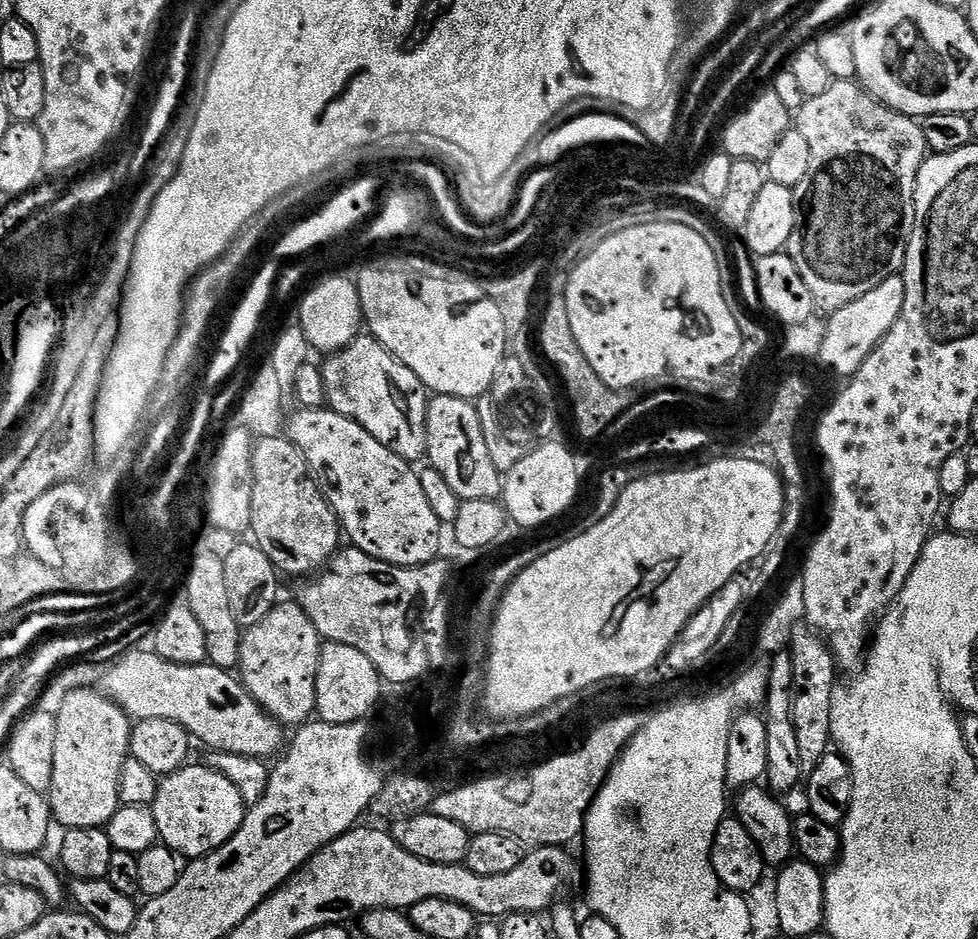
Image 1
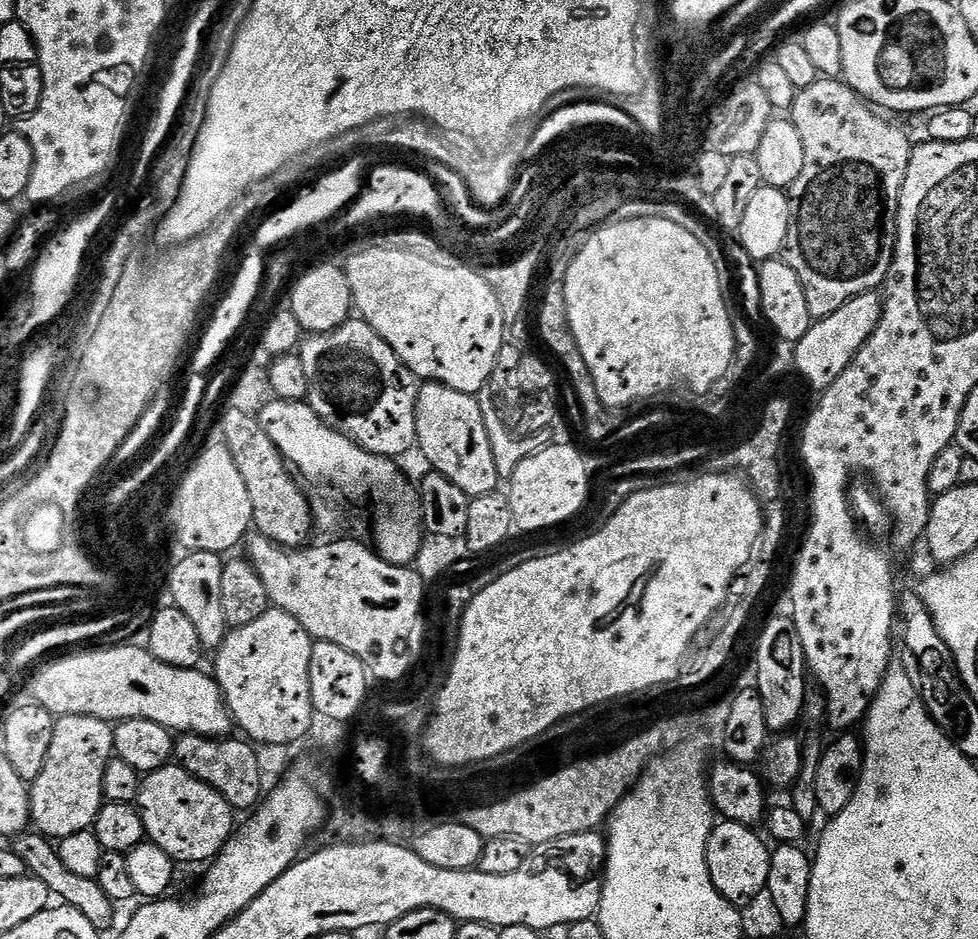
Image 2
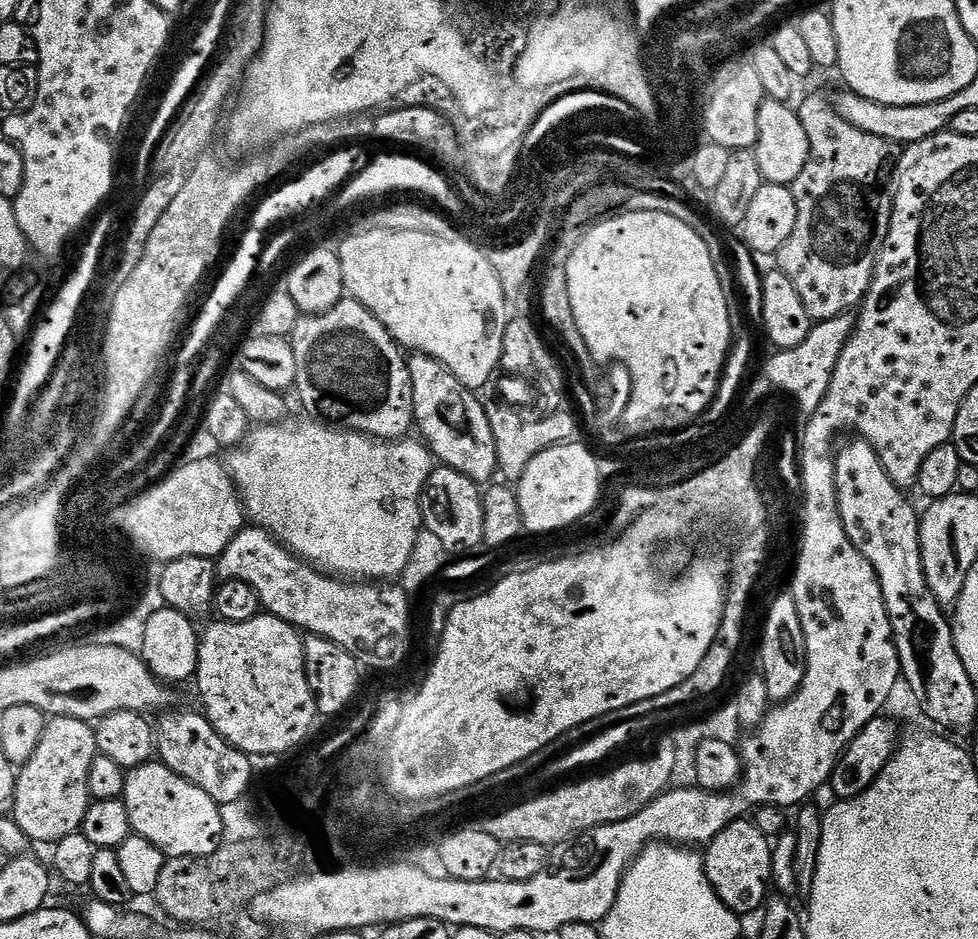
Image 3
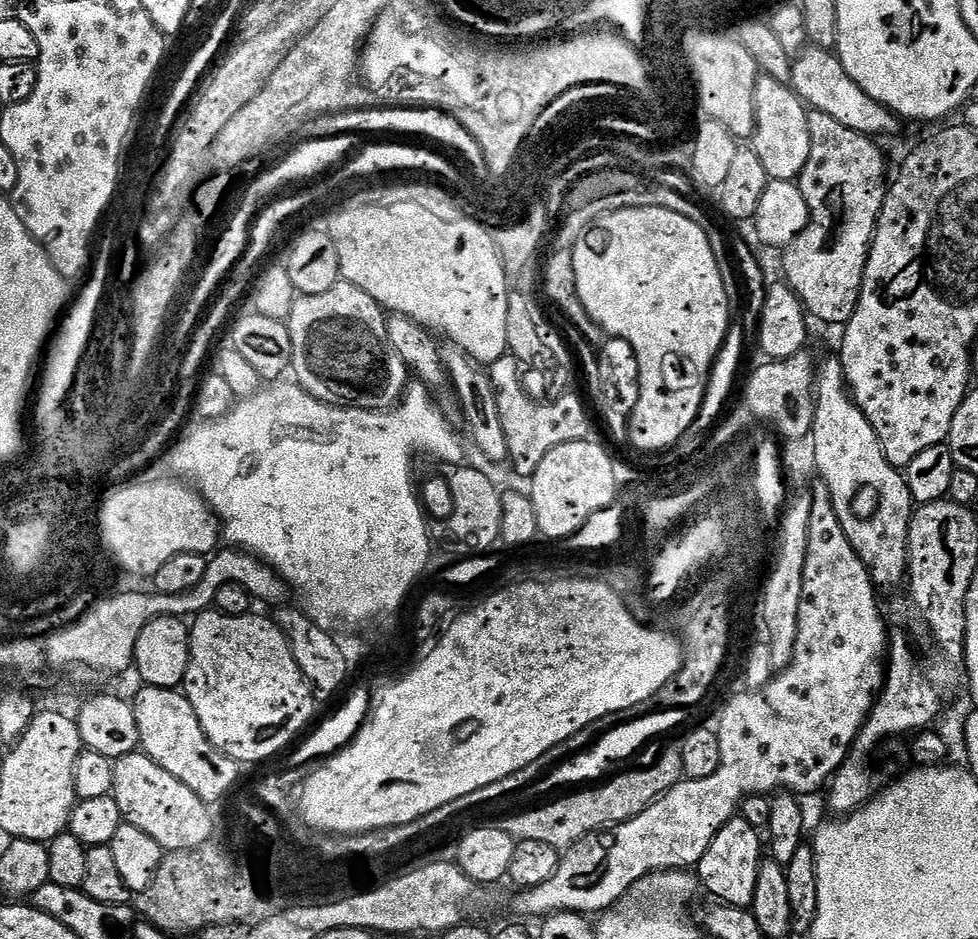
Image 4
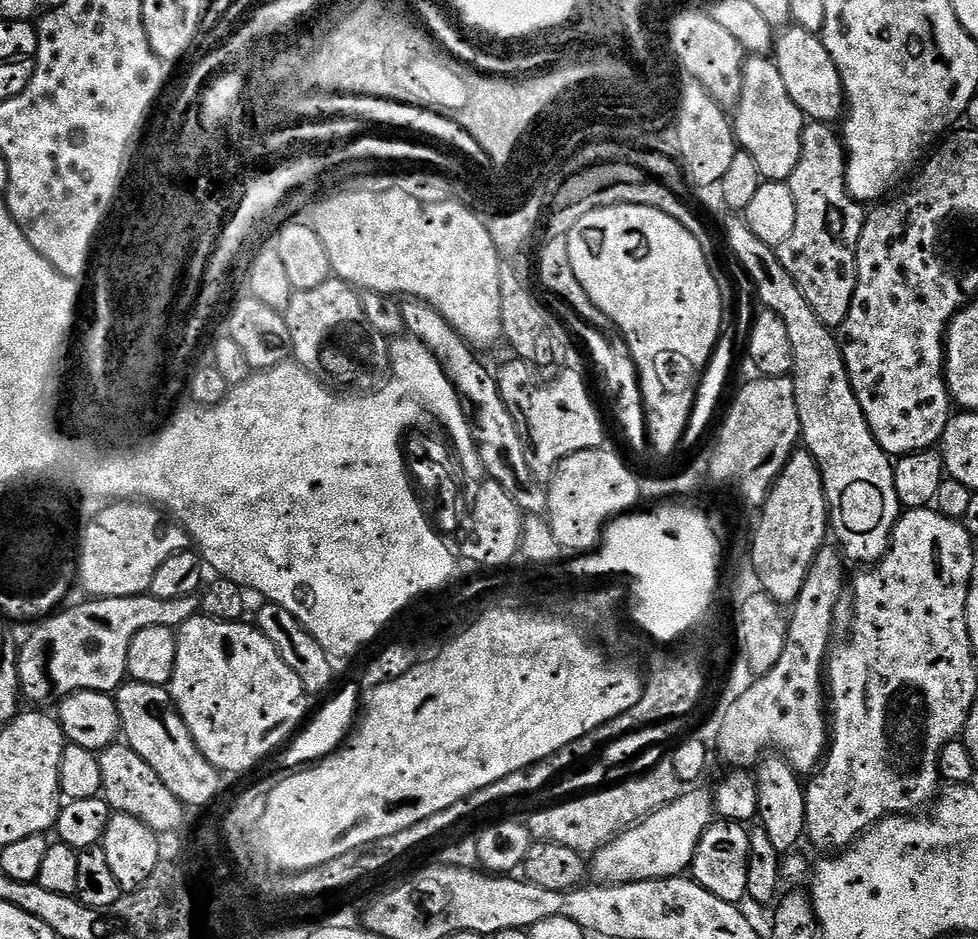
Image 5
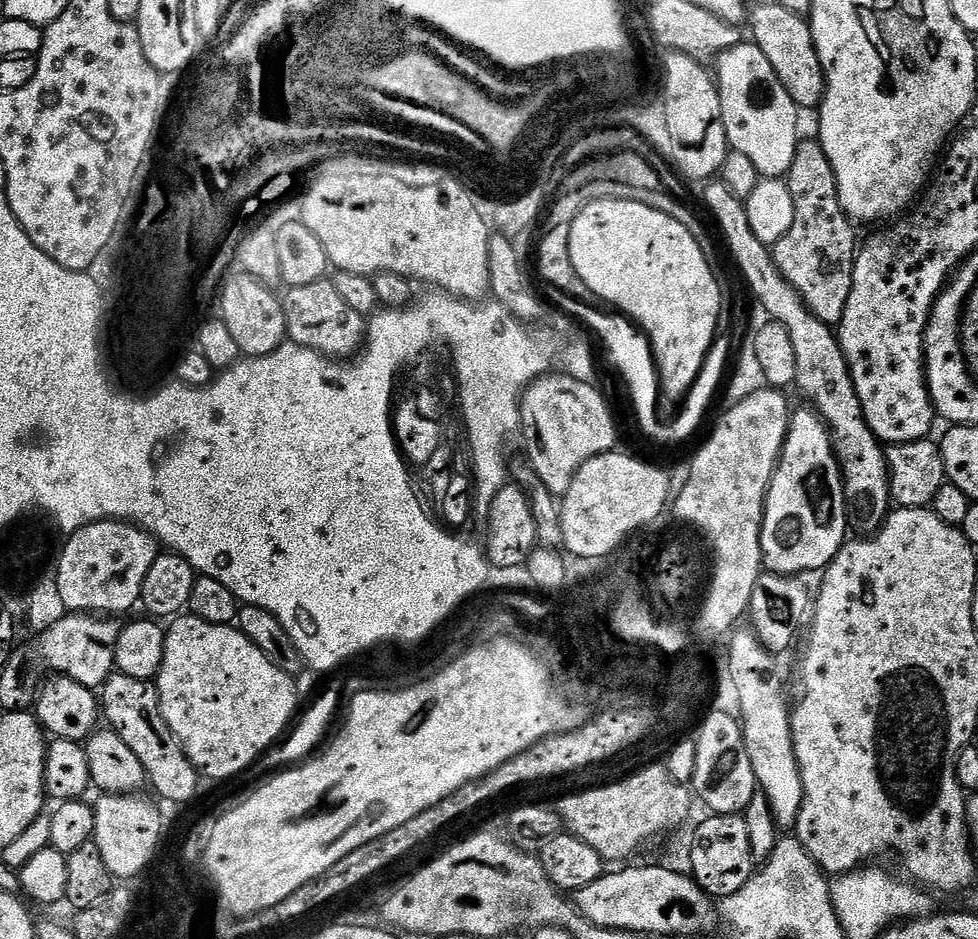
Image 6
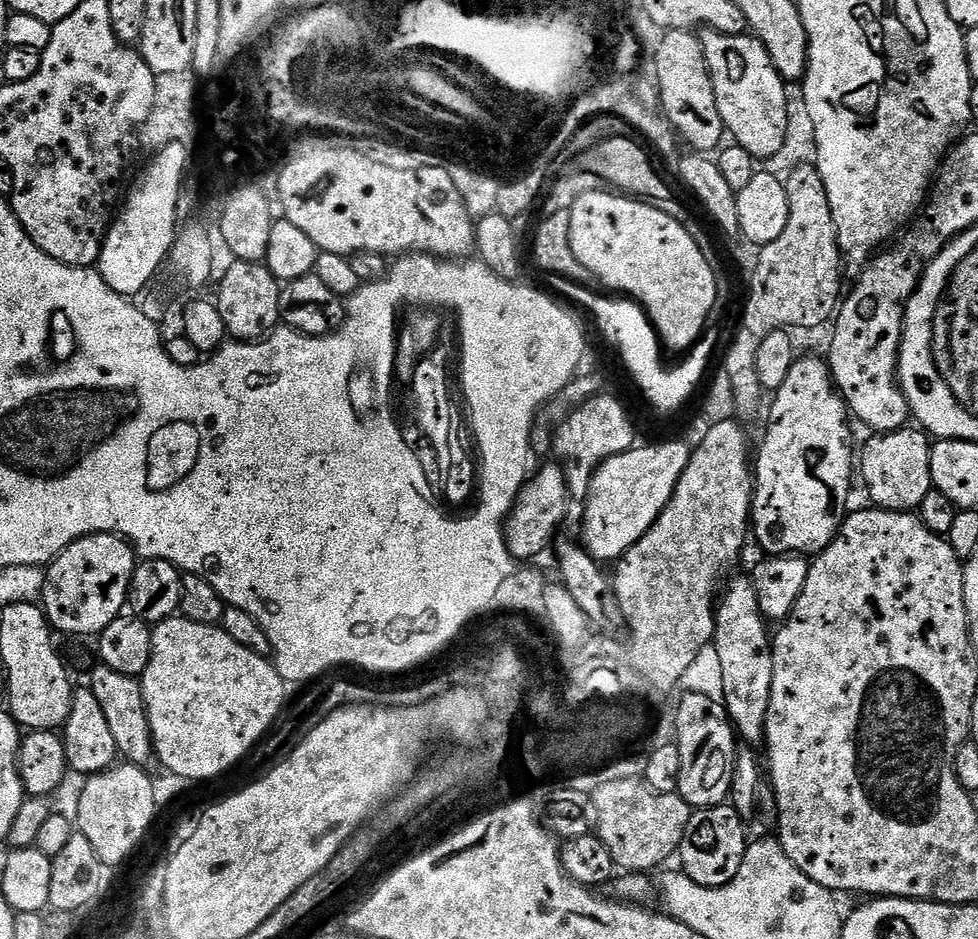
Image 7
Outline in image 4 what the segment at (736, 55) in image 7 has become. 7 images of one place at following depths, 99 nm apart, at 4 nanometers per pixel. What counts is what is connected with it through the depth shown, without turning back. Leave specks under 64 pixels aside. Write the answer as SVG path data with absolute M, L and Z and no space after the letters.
M761 75L754 90L754 110L754 147L758 158L762 158L762 166L766 166L769 180L796 180L802 166L806 166L806 158L810 158L809 109L789 85Z

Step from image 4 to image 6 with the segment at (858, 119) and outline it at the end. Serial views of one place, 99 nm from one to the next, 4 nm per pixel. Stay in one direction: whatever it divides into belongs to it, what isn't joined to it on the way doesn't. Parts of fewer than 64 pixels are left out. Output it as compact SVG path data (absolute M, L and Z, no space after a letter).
M778 2L760 4L753 7L750 12L750 25L752 24L751 39L770 58L770 66L774 66L774 74L786 86L790 98L801 109L819 109L824 99L824 71L814 47L812 25L805 17L794 14L794 10L786 10Z

